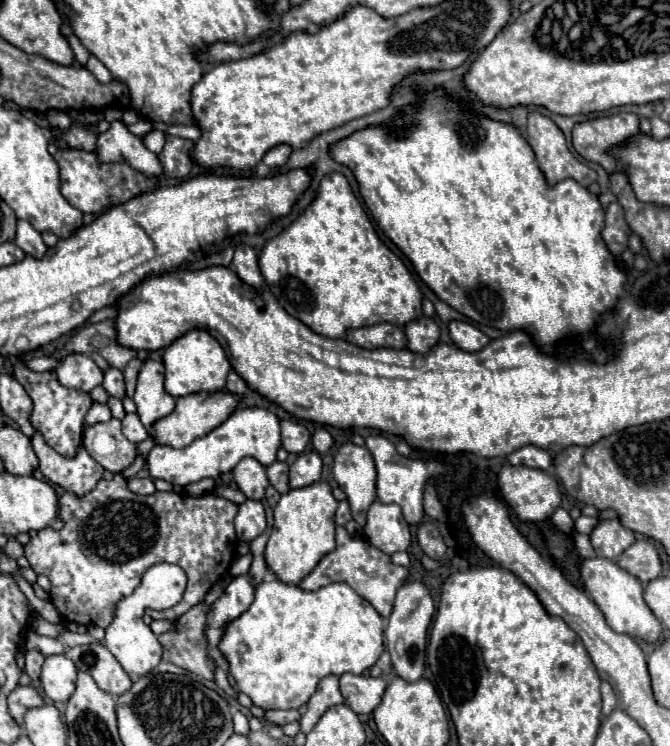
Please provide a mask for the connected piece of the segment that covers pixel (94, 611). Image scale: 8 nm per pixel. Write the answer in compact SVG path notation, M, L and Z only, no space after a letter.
M114 474L112 480L100 480L96 488L84 496L64 492L60 496L60 518L64 520L64 528L40 530L24 550L32 570L48 576L52 582L50 602L60 614L70 622L102 628L112 622L116 604L132 594L142 574L152 564L178 564L188 576L184 604L168 612L152 612L152 618L178 620L184 612L202 602L204 594L234 562L236 512L238 504L214 492L198 498L180 496L176 492L140 496L126 488L122 474Z

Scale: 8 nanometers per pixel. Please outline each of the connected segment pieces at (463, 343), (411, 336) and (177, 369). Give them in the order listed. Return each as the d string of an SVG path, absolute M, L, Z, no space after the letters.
M450 322L448 328L454 344L466 352L478 352L490 342L486 334L482 334L478 328L474 328L468 322Z
M422 316L412 324L406 324L404 332L408 338L408 350L416 354L428 354L438 344L438 338L440 338L438 324L426 316Z
M192 330L180 336L164 350L166 366L166 392L174 398L196 394L196 392L220 392L226 386L226 376L232 370L226 352L206 330Z

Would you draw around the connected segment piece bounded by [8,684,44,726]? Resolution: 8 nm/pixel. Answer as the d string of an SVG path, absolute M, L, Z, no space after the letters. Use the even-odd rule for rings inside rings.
M16 686L10 694L8 694L8 710L12 714L12 718L22 726L22 716L28 708L40 706L44 704L44 700L40 698L38 690L34 686Z

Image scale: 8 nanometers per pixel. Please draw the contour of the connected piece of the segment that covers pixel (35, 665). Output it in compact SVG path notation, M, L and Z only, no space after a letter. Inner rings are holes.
M26 650L26 672L32 678L32 684L38 686L38 676L40 676L40 668L44 664L44 654L40 650Z

